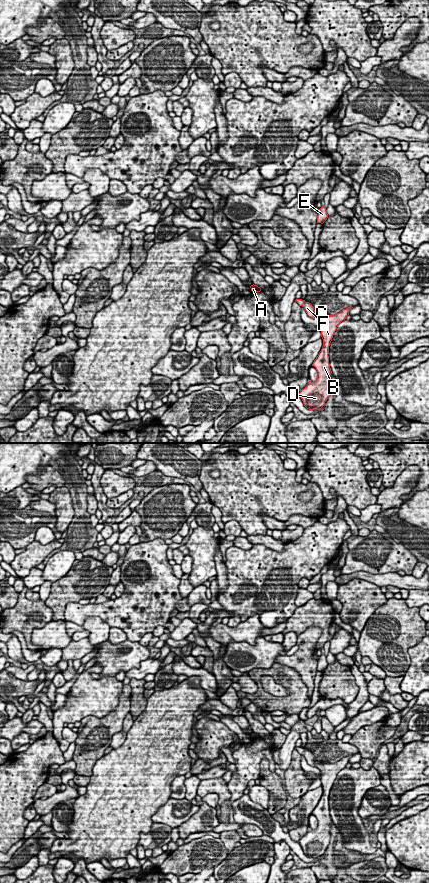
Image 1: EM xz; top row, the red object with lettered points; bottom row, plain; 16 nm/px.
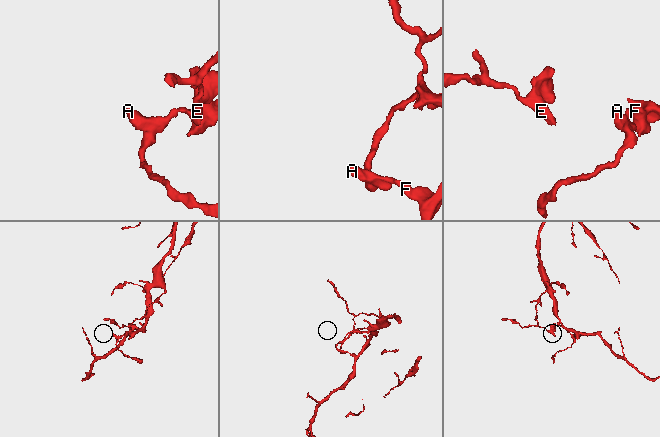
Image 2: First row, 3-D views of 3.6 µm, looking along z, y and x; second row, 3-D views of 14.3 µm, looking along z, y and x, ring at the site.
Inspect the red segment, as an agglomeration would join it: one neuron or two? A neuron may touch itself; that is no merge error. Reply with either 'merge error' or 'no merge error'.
no merge error

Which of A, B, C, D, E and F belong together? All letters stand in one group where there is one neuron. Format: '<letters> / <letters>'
A B C D E F

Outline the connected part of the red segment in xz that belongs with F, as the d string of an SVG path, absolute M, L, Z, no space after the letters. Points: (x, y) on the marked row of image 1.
M302 299L295 300L300 306L303 306L307 315L317 319L321 325L321 337L323 346L318 356L314 360L314 366L318 372L315 382L309 381L307 386L299 393L304 406L309 410L319 410L330 396L330 374L332 373L329 364L329 346L338 325L346 319L349 311L353 308L348 307L335 315L317 314L311 303Z

